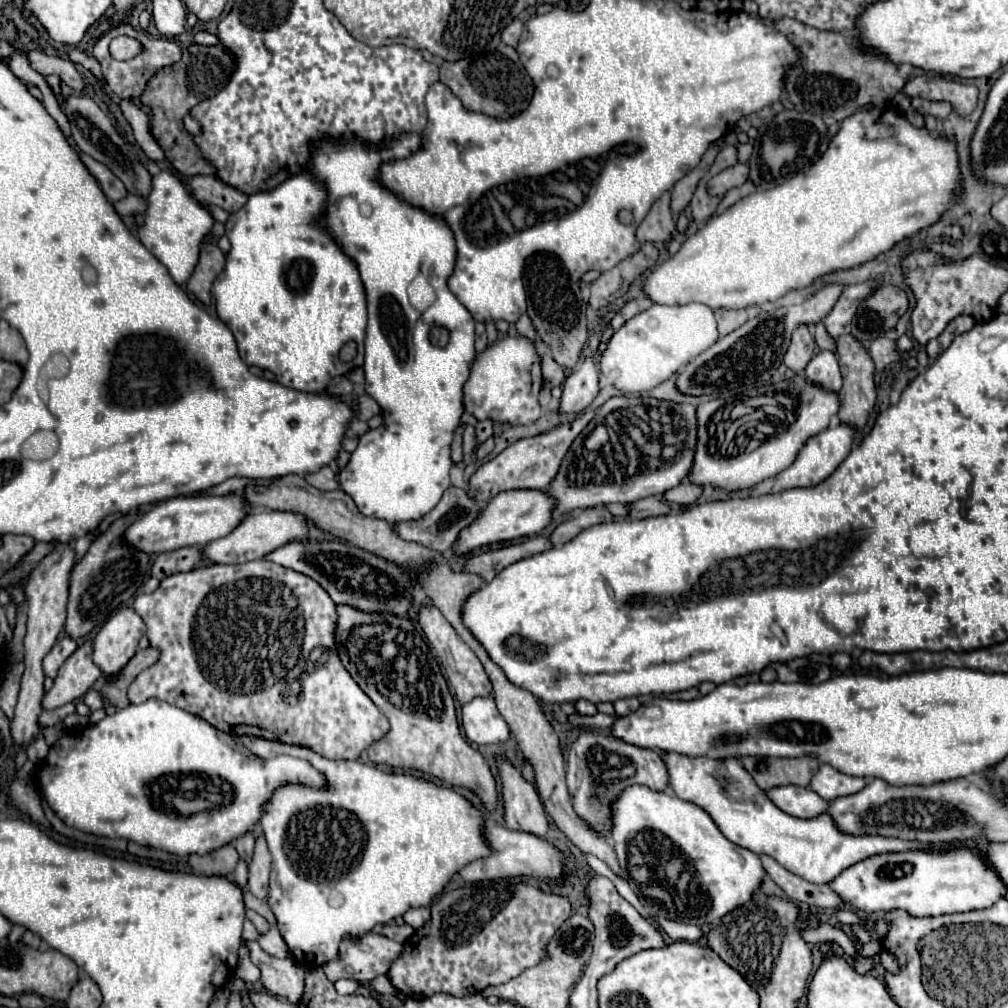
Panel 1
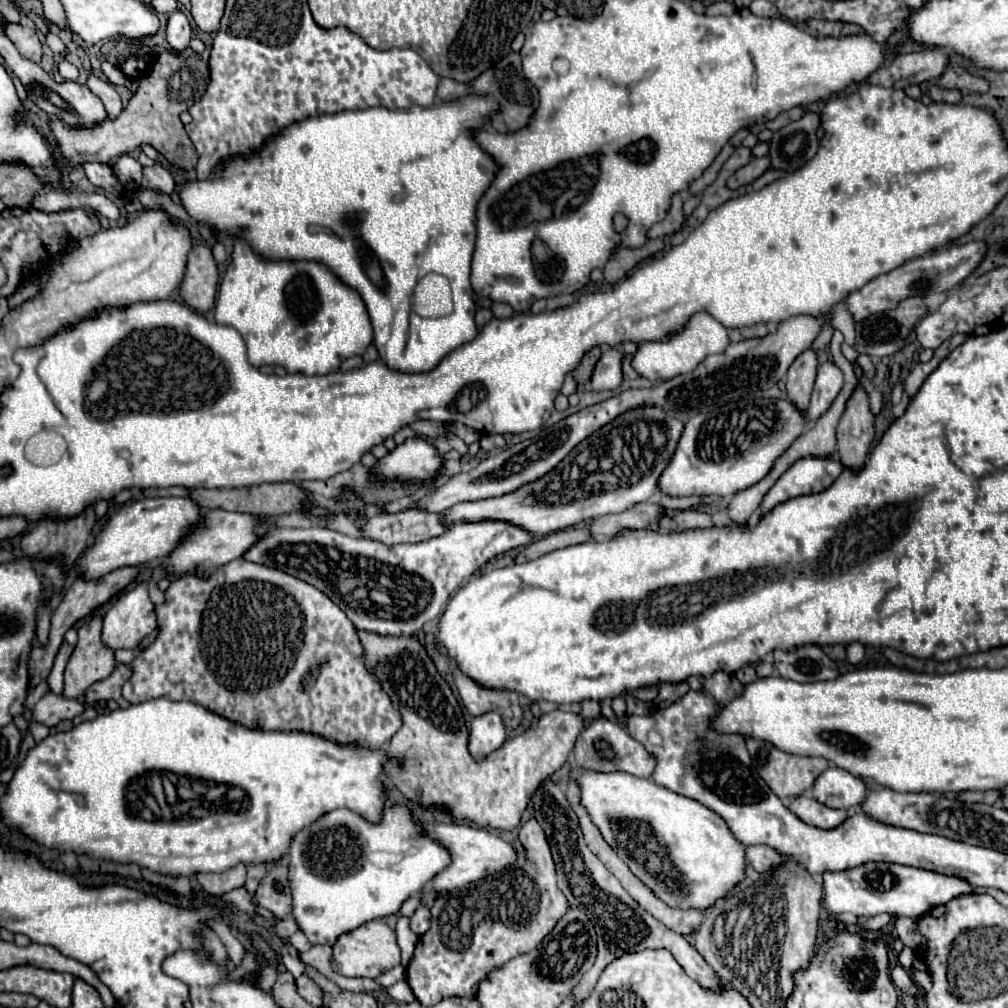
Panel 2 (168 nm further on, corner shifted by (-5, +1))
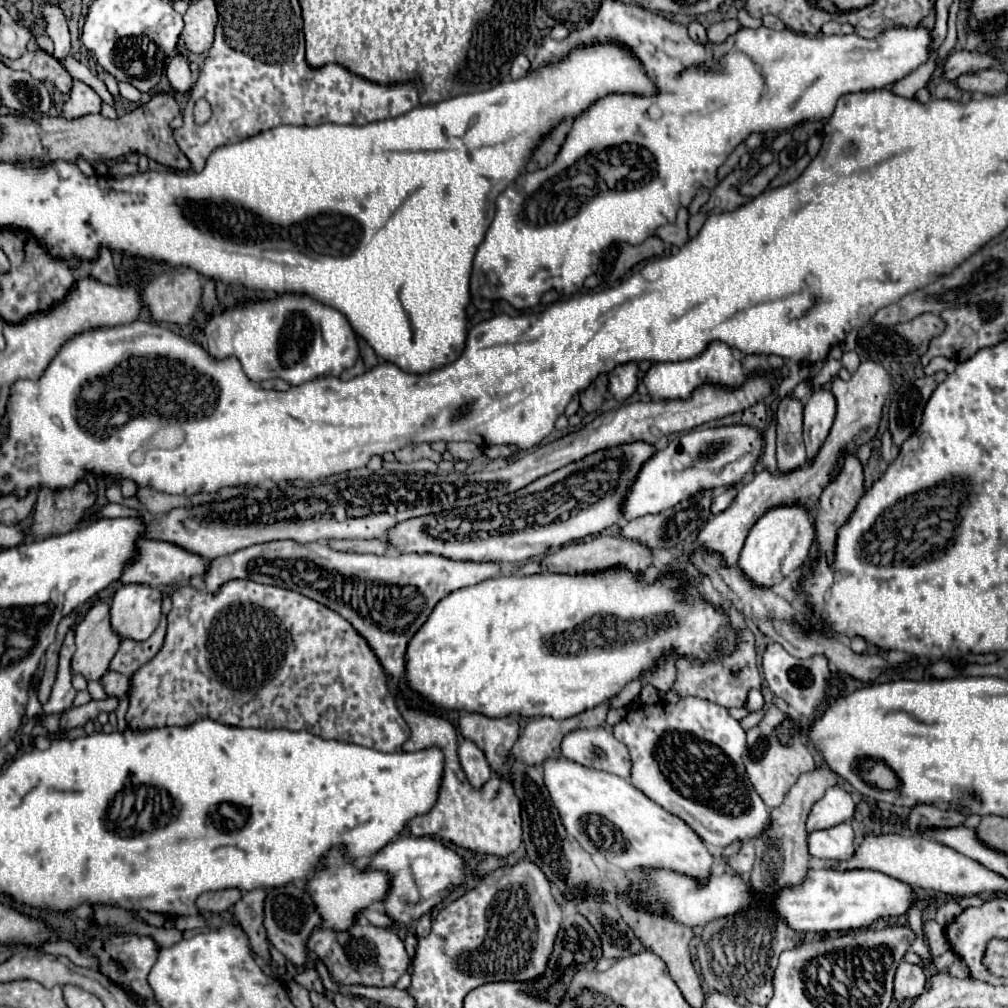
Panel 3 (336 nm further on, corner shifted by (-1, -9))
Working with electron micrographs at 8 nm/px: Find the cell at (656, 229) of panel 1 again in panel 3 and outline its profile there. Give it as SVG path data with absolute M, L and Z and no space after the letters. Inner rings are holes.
M682 207L682 211L678 211L678 219L666 227L660 227L656 235L668 245L682 247L688 241L688 211Z

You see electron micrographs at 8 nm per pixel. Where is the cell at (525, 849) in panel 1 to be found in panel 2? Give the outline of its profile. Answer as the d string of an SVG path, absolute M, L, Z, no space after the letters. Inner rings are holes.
M440 823L436 827L430 827L428 833L430 833L430 837L434 837L442 845L446 845L452 853L452 863L432 881L436 891L452 891L454 887L460 889L472 881L484 879L488 873L494 875L516 861L516 849L512 847L512 843L504 841L502 837L498 837L498 835L494 835L482 827L458 825L458 823L448 823L448 825Z

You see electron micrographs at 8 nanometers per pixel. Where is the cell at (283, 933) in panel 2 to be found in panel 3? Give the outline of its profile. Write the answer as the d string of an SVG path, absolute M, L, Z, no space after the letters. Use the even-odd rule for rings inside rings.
M356 921L346 931L318 929L310 937L310 951L318 955L328 967L334 981L340 985L376 985L390 987L410 965L410 957L404 949L404 941L390 929L374 927L370 923Z

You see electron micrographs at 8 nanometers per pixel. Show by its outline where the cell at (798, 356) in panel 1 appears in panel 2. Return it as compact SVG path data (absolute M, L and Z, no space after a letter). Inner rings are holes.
M812 347L802 351L788 369L788 377L786 377L788 397L802 411L808 409L810 393L812 393L814 379L816 379L816 369L818 369L818 357Z

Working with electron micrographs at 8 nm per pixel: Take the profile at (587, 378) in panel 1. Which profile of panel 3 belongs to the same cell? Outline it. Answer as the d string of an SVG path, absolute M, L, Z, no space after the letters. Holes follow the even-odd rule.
M626 363L626 365L618 365L614 371L608 373L610 379L610 393L618 399L618 401L626 401L638 387L638 365L636 363Z

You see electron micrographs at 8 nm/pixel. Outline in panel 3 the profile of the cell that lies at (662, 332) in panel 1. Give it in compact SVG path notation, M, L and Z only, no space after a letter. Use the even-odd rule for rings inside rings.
M714 341L710 343L710 347L696 359L688 359L688 361L680 361L680 363L656 363L644 377L644 385L648 387L648 393L652 395L654 401L662 401L662 399L688 399L692 397L692 393L710 383L716 387L730 387L736 389L744 383L746 373L740 365L740 361L734 357L732 349L726 343Z

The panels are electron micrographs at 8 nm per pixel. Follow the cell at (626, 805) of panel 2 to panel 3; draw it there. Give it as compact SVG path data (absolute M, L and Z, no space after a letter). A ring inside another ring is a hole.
M564 757L544 759L542 767L546 789L558 809L562 825L590 855L602 855L628 875L642 867L666 867L694 875L696 879L708 879L712 855L706 845L682 819L658 807L628 779L584 767Z

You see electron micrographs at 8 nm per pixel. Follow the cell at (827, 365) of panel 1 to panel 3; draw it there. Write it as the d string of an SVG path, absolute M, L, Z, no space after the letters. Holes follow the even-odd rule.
M816 389L804 407L804 443L808 461L812 461L822 447L836 413L834 395L826 389Z

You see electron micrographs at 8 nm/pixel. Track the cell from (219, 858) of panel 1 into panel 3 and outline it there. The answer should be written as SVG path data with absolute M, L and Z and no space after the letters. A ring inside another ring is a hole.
M224 889L224 891L212 891L212 893L204 893L198 897L196 905L200 911L212 911L212 913L222 913L226 909L230 909L238 899L240 899L240 891L238 889Z

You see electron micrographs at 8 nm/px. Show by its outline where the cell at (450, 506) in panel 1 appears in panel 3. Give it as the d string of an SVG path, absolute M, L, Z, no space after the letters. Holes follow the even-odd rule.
M330 539L328 541L328 547L334 549L334 551L346 551L346 553L376 553L376 555L382 555L384 551L388 551L388 543L382 539L372 539L372 541L350 541L350 539L344 539L344 541L336 541L336 539Z

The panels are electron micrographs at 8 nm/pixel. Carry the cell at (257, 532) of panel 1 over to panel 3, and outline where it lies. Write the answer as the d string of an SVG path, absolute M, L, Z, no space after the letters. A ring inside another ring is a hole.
M138 539L136 555L124 567L118 581L120 583L146 583L150 587L188 583L192 575L202 575L202 567L206 567L206 563L208 563L206 559L198 559L198 555L186 555L186 551L182 551L180 547L174 547L172 543L154 543L150 539Z

